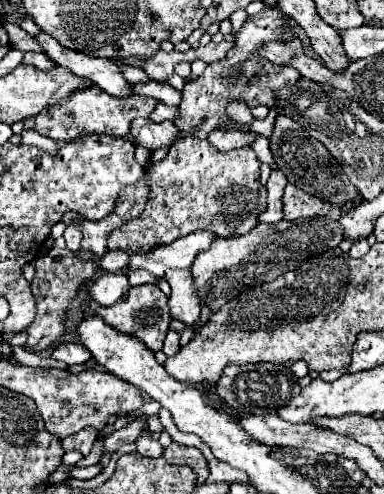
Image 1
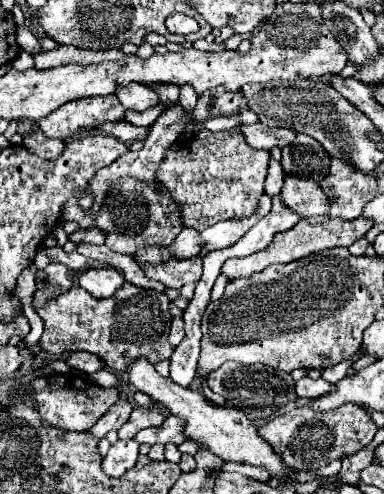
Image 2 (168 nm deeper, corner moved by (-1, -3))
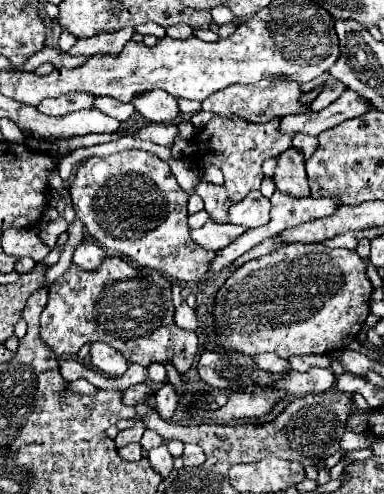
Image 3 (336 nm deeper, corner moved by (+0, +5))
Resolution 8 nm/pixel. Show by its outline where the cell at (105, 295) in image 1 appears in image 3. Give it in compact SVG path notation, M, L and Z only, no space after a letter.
M82 240L72 254L72 262L82 270L96 270L104 258L104 250L94 240Z

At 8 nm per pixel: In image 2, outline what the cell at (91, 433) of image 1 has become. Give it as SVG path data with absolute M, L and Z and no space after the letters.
M119 400L119 402L115 402L113 408L109 408L109 412L89 430L89 436L105 438L105 434L107 434L109 430L119 430L119 428L127 422L131 410L133 410L133 406L131 406L129 400Z

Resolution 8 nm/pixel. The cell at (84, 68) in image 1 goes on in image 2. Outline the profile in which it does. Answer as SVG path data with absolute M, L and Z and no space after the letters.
M127 84L125 88L117 88L115 96L125 106L125 110L137 110L137 112L143 112L159 102L159 96L143 84Z

